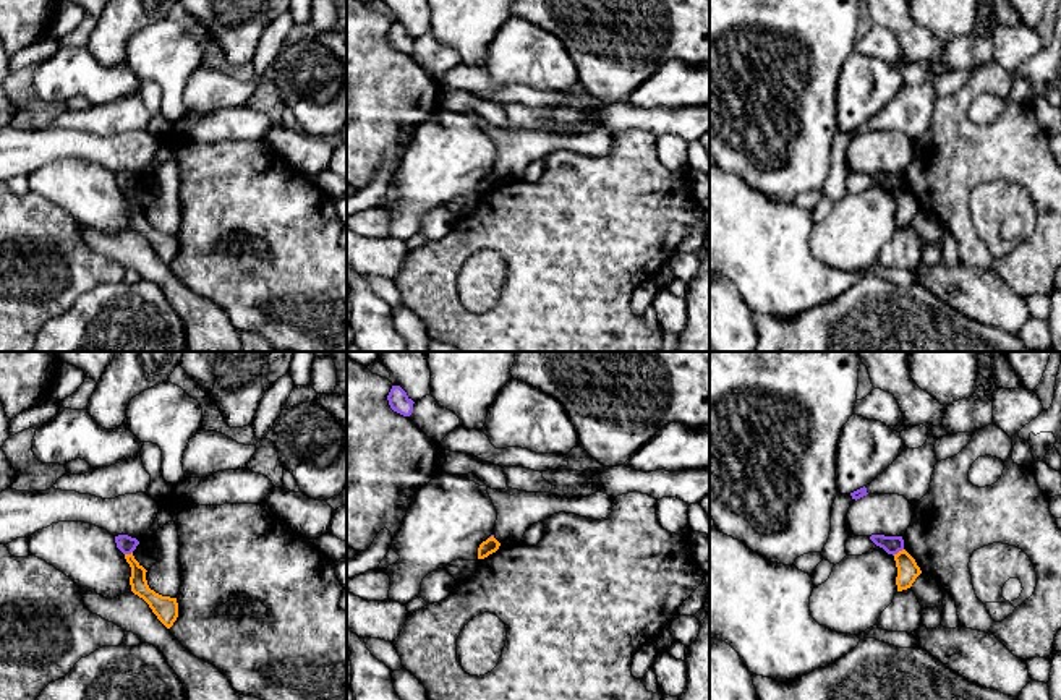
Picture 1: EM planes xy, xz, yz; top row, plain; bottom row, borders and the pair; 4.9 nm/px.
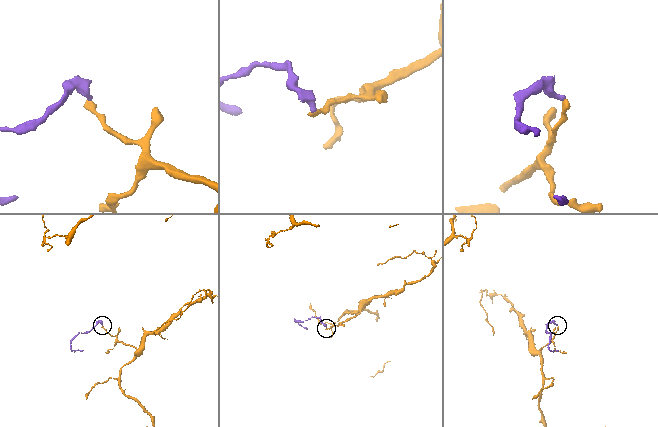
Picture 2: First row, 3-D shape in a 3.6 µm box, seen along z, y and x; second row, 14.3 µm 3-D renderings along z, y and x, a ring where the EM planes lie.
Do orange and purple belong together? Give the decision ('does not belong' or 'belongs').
does not belong

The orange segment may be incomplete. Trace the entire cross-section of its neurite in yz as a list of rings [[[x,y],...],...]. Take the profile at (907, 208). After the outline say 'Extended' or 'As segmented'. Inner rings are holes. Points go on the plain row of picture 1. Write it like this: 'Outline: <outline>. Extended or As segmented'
Outline: [[[905,186],[894,191],[894,198],[897,204],[896,214],[897,228],[910,225],[915,216],[922,211],[920,204]]]. As segmented

